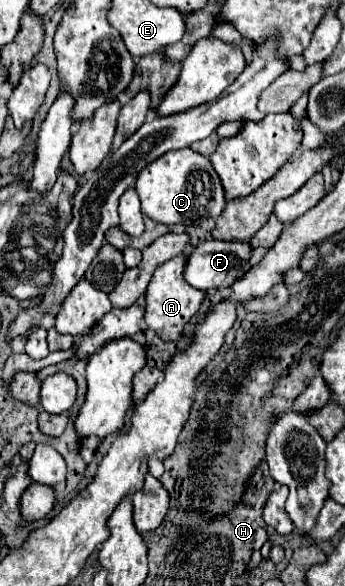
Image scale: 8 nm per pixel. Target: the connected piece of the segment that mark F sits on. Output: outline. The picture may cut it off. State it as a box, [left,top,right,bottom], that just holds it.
[184,239,252,291]

